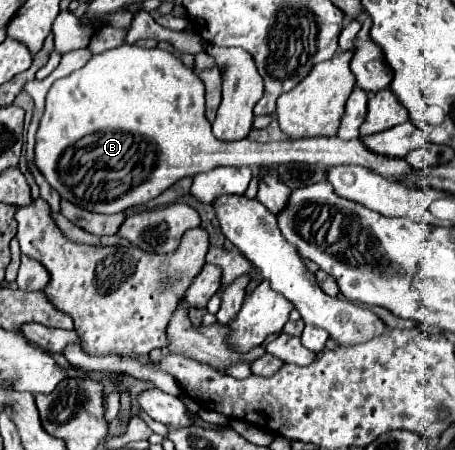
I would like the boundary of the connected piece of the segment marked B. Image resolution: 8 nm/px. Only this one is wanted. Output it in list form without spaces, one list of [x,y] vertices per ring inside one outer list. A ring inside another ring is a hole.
[[[122,45],[122,47],[114,47],[114,49],[108,49],[104,53],[98,53],[98,55],[92,55],[92,59],[78,71],[74,71],[72,75],[64,77],[64,79],[58,79],[48,95],[46,95],[46,109],[44,109],[44,115],[40,119],[40,127],[38,127],[38,133],[36,133],[36,147],[34,147],[34,153],[36,153],[36,165],[38,169],[42,171],[42,175],[46,177],[46,181],[62,195],[62,199],[68,199],[70,203],[82,207],[82,209],[88,209],[88,211],[94,211],[94,213],[120,213],[128,207],[134,207],[134,205],[142,205],[142,203],[148,203],[150,199],[158,197],[162,191],[166,191],[170,185],[174,185],[178,179],[182,177],[194,177],[196,173],[202,173],[202,171],[210,171],[210,169],[216,169],[216,167],[222,167],[222,165],[230,165],[230,167],[262,167],[262,165],[272,165],[272,163],[292,163],[292,161],[298,161],[298,163],[310,163],[310,165],[324,165],[324,167],[334,167],[334,165],[362,165],[362,167],[368,167],[372,169],[374,173],[386,177],[386,179],[394,179],[394,181],[400,181],[404,183],[406,177],[410,177],[412,171],[416,171],[406,159],[400,159],[400,157],[386,157],[386,155],[380,155],[380,153],[374,153],[370,151],[368,147],[364,147],[364,143],[360,139],[338,139],[338,137],[320,137],[320,139],[298,139],[294,143],[290,141],[278,141],[278,143],[256,143],[256,141],[248,141],[248,139],[242,139],[242,141],[232,141],[232,143],[226,143],[226,141],[220,141],[212,135],[212,129],[210,129],[210,121],[206,119],[205,115],[205,87],[204,83],[192,73],[192,69],[184,67],[180,59],[176,59],[174,55],[154,47],[154,49],[142,49],[142,47],[136,47],[136,45]]]

